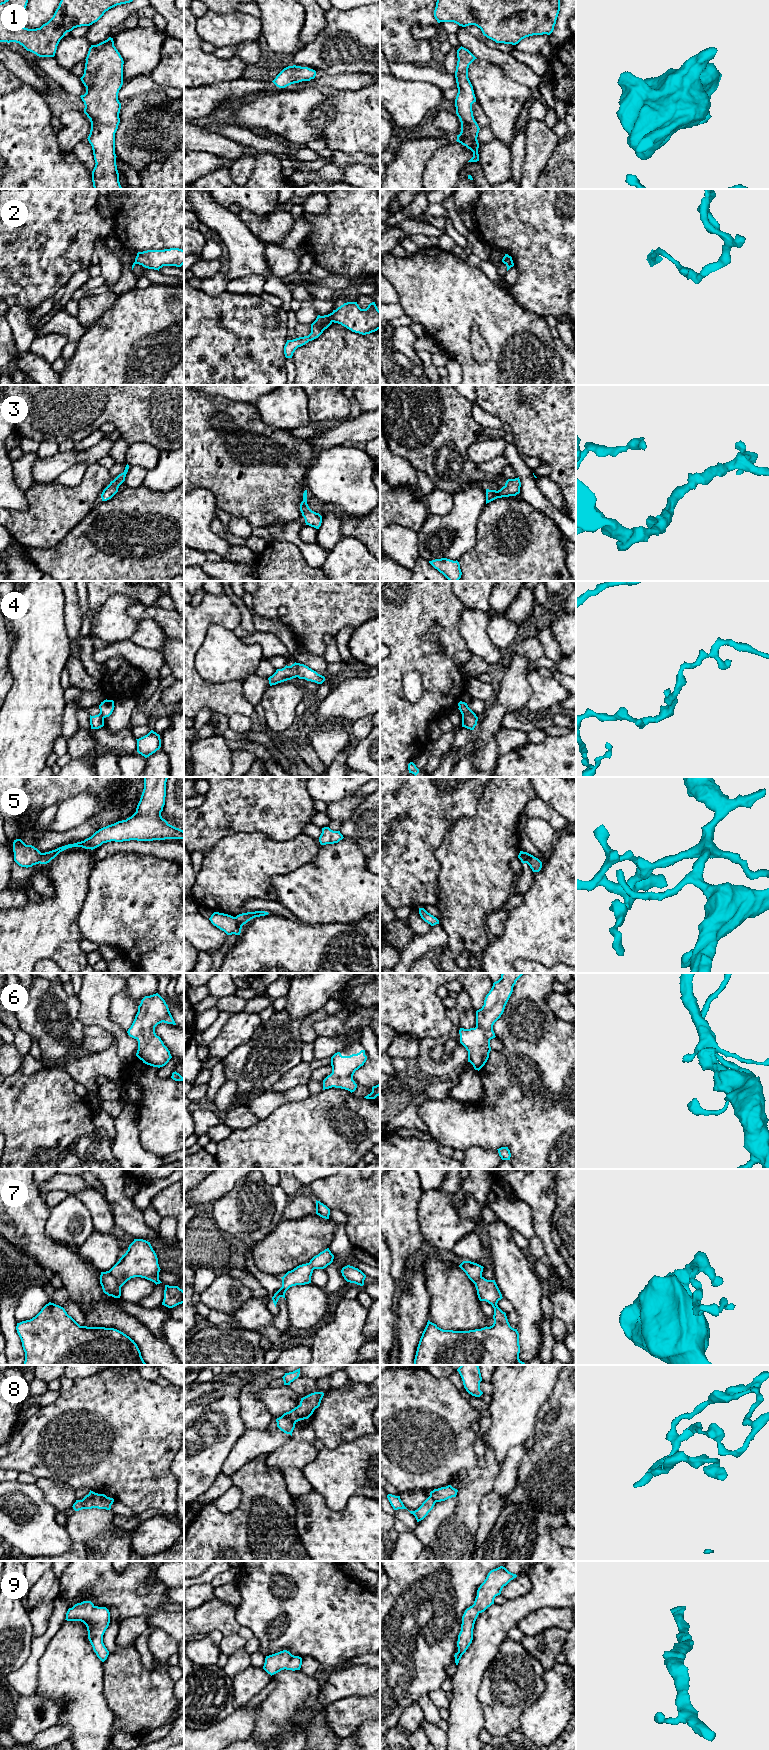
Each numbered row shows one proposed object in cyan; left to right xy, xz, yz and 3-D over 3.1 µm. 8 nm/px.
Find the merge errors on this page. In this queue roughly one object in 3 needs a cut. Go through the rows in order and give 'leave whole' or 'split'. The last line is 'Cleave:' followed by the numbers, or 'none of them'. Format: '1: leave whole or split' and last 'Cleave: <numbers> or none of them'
1: leave whole
2: split
3: leave whole
4: split
5: split
6: leave whole
7: split
8: split
9: leave whole
Cleave: 2, 4, 5, 7, 8

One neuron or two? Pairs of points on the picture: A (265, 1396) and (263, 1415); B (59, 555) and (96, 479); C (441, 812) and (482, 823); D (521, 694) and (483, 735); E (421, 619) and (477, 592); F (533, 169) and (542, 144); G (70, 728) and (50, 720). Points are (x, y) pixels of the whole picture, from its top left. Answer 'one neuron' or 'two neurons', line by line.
A: two neurons
B: two neurons
C: two neurons
D: one neuron
E: two neurons
F: one neuron
G: two neurons

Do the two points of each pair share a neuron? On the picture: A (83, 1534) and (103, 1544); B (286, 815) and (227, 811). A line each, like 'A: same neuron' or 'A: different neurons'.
A: different neurons
B: same neuron

